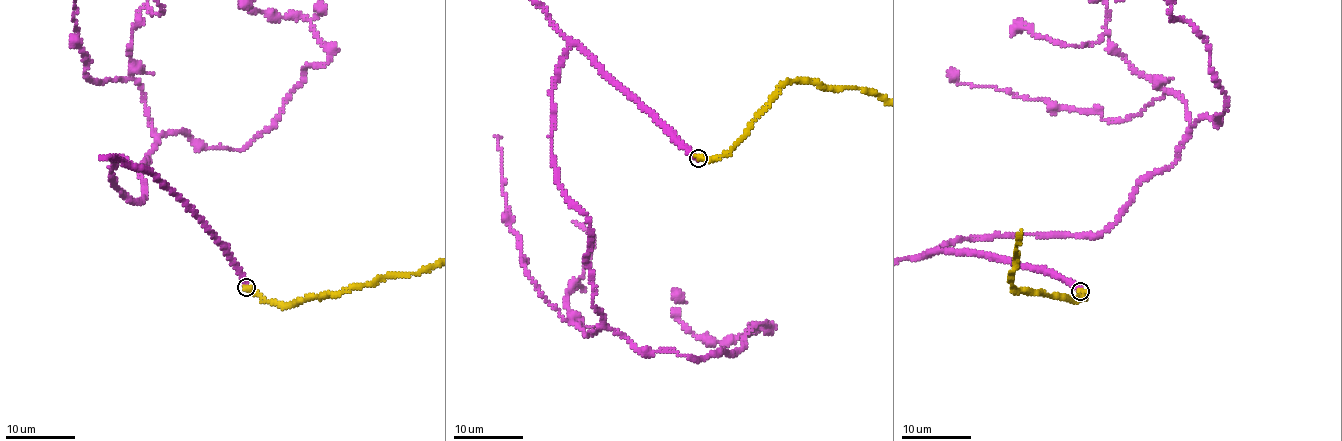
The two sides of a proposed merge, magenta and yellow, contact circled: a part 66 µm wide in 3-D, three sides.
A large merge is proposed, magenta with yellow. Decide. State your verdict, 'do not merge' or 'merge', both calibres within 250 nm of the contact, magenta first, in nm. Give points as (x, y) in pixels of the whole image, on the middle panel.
do not merge; 280 nm thick on the magenta side, 380 nm on the other

